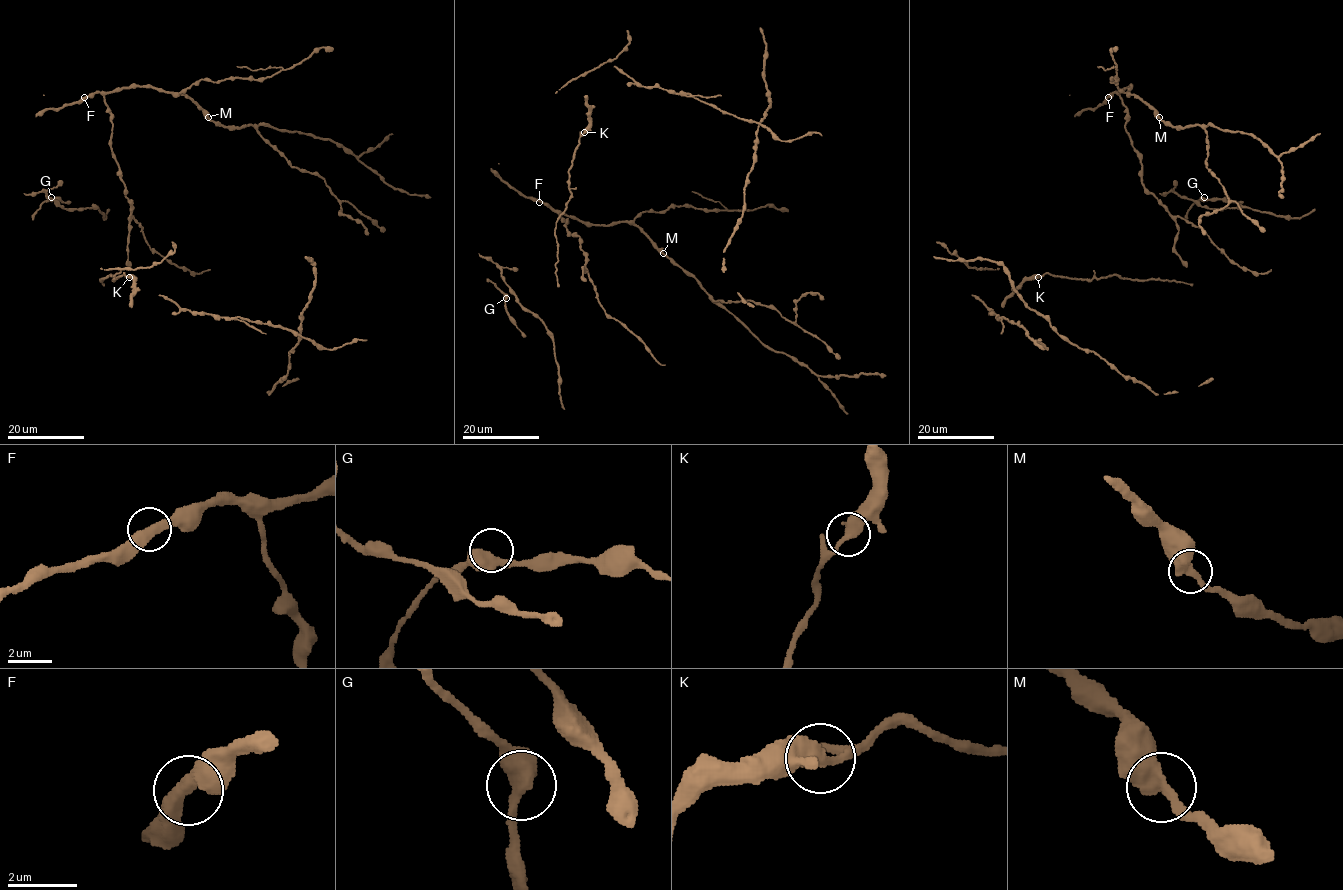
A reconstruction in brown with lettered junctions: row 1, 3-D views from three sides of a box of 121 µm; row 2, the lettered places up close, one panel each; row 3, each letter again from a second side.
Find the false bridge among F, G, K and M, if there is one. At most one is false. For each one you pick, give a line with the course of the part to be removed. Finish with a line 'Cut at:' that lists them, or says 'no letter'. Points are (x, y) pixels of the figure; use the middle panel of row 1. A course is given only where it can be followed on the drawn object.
K: (585, 132), (579, 138), (568, 171), (571, 197), (556, 223), (559, 286)
Cut at: K

